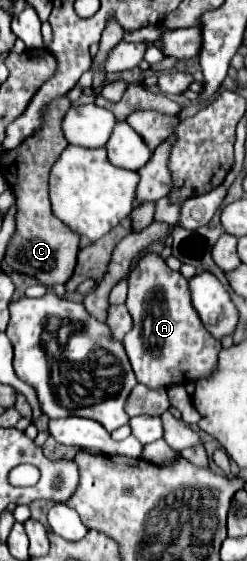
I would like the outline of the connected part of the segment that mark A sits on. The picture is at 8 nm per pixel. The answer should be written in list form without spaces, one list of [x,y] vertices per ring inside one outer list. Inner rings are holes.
[[[146,253],[130,271],[128,285],[128,311],[134,327],[122,343],[138,381],[148,387],[168,387],[208,377],[216,369],[222,345],[204,329],[190,301],[188,279],[172,271],[160,255]]]

